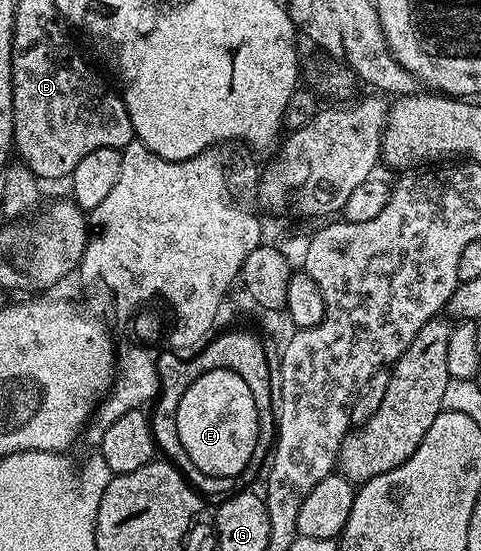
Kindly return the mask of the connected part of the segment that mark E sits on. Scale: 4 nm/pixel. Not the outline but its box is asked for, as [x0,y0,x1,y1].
[178,371,258,477]

